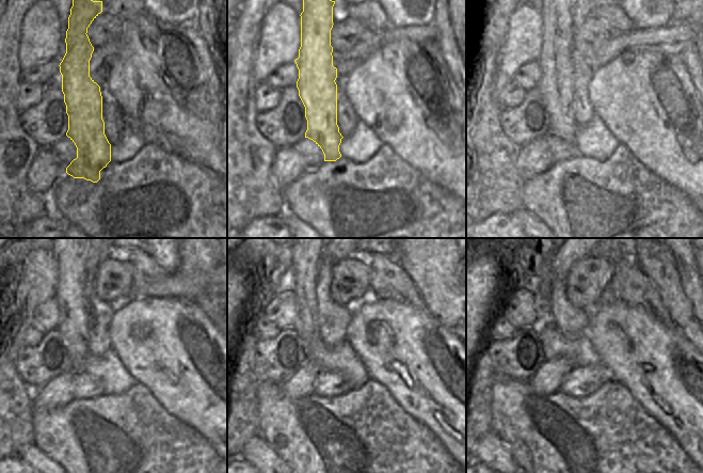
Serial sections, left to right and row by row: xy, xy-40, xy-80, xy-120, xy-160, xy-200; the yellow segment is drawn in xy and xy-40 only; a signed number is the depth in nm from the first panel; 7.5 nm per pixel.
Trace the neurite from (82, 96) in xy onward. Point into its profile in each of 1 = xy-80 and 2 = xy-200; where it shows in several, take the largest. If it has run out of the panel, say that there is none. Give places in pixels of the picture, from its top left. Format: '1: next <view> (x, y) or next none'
1: next xy-80 (556, 85)
2: next xy-200 (541, 264)

